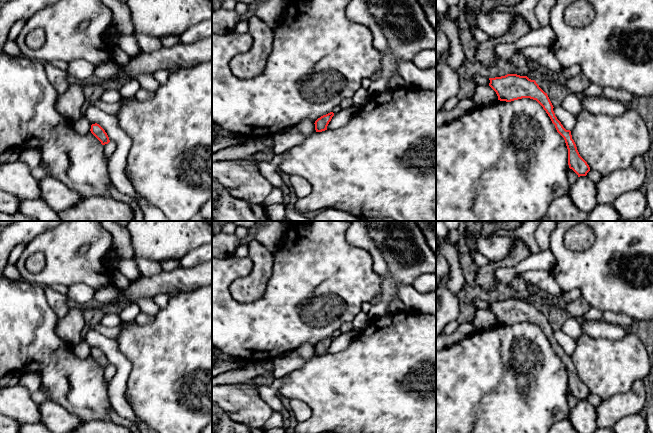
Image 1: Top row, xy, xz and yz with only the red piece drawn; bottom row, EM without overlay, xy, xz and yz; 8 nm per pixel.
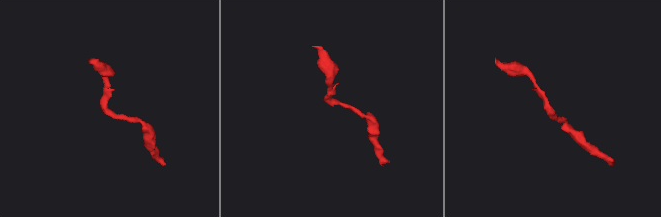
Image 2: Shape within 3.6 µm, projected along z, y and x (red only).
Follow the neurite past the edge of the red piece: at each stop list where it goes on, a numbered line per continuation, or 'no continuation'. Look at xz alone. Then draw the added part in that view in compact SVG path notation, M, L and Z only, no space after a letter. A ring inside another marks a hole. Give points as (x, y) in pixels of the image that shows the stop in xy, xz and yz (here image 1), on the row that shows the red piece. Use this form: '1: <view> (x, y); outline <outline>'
no continuation

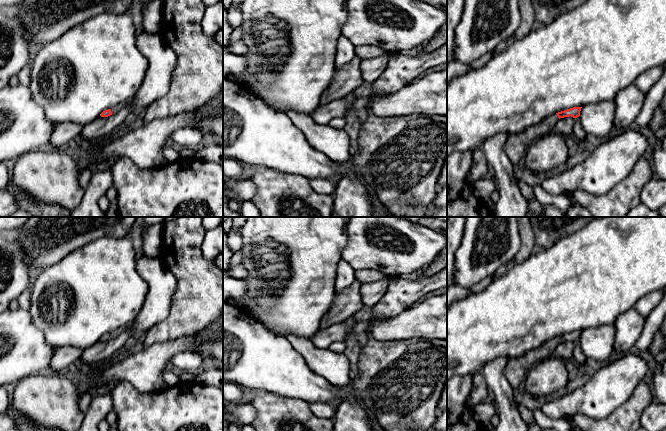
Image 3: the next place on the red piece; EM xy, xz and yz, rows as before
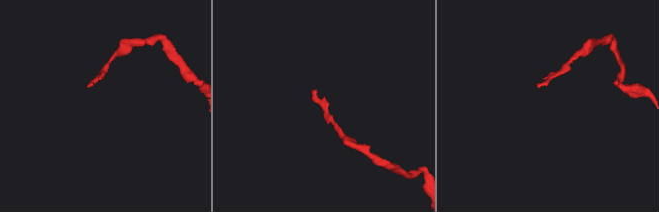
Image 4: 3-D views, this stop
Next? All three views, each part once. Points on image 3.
1: yz (516, 146); outline M553 114L546 117L539 124L528 127L522 133L509 136L504 149L511 164L513 166L518 164L533 143L537 142L541 137L554 132L558 119L557 114Z

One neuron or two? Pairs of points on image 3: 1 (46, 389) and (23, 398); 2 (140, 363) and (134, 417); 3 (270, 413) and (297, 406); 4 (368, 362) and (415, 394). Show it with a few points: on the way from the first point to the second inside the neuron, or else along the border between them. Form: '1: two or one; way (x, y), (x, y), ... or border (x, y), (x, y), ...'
1: one; way (40, 395), (29, 398)
2: two; border (115, 383), (127, 380), (141, 392), (161, 389)
3: one; way (277, 413), (290, 413)
4: one; way (380, 364), (403, 386)

